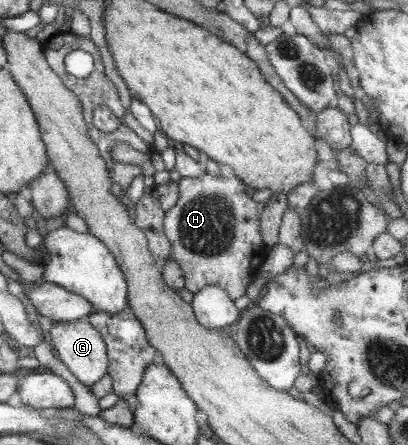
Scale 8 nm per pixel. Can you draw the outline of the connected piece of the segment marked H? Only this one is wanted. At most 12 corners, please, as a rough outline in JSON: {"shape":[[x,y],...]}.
{"shape":[[181,177],[171,257],[195,294],[248,294],[267,202],[245,182]]}

